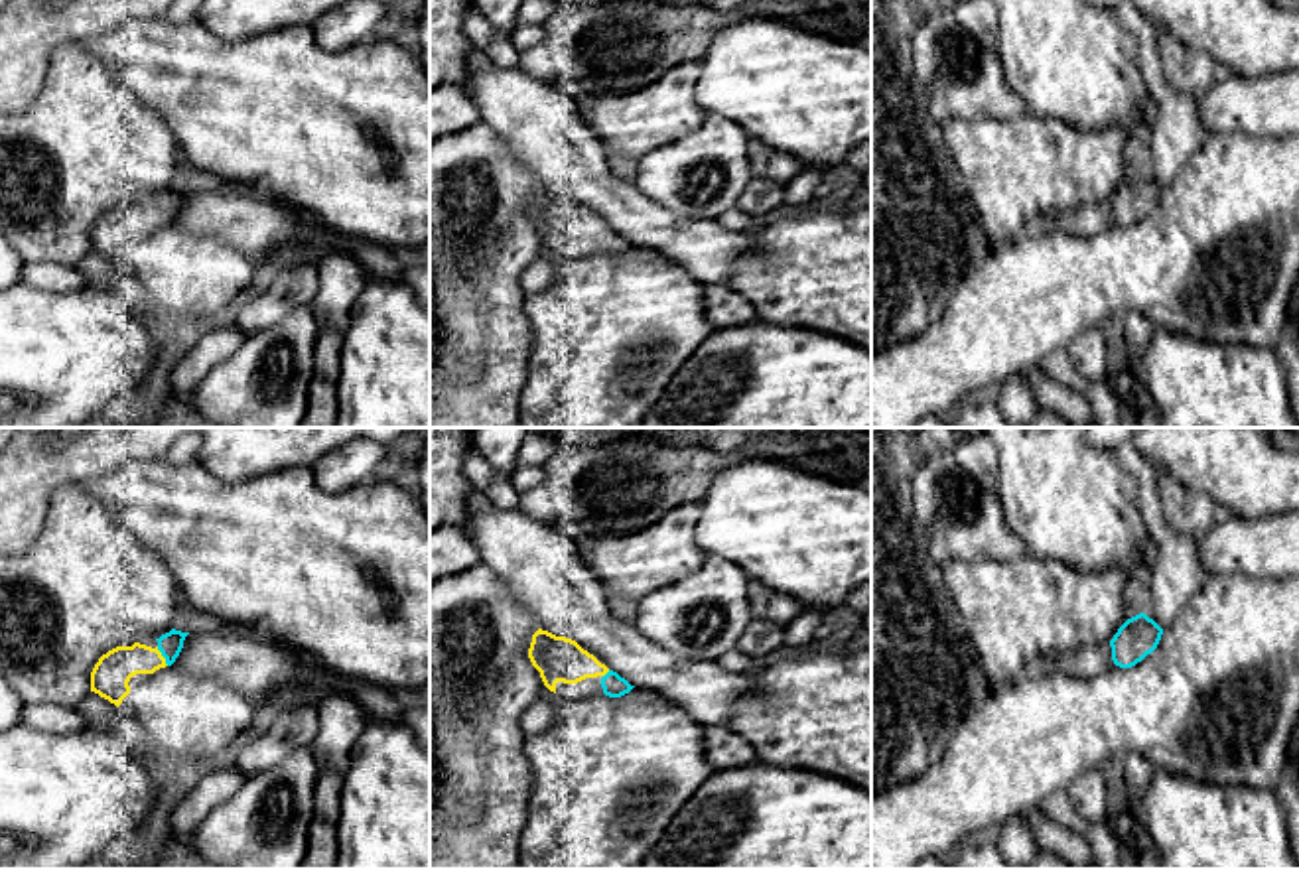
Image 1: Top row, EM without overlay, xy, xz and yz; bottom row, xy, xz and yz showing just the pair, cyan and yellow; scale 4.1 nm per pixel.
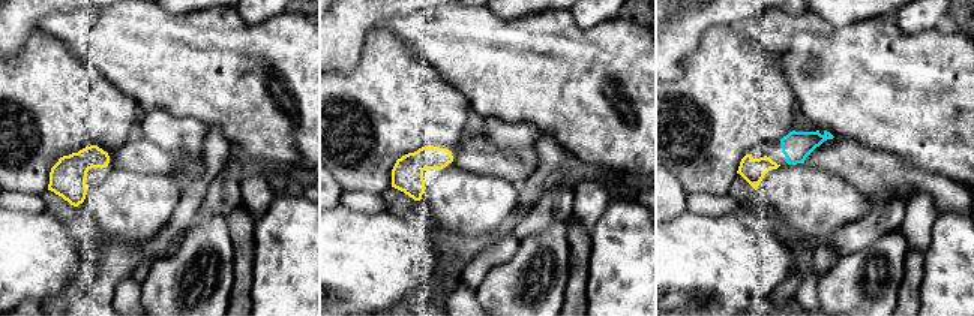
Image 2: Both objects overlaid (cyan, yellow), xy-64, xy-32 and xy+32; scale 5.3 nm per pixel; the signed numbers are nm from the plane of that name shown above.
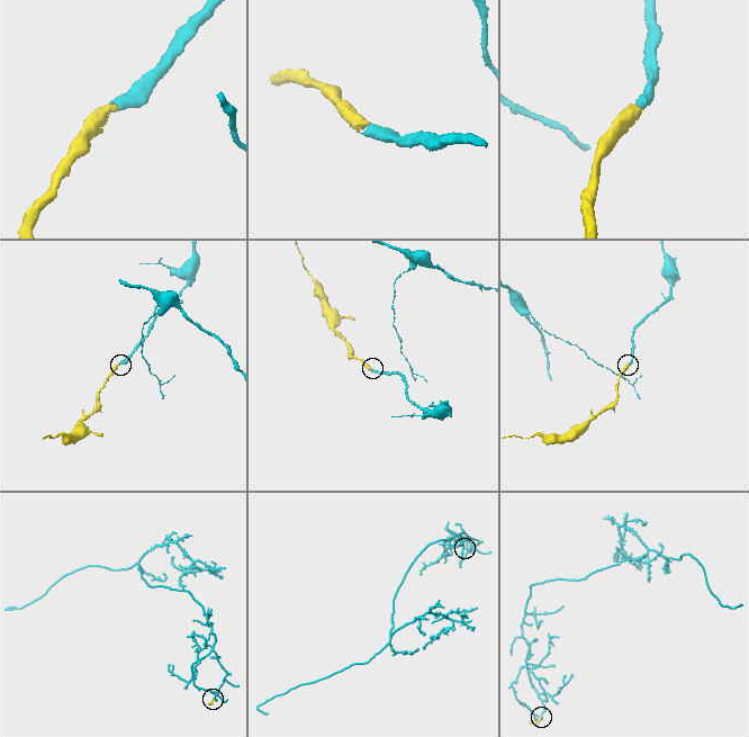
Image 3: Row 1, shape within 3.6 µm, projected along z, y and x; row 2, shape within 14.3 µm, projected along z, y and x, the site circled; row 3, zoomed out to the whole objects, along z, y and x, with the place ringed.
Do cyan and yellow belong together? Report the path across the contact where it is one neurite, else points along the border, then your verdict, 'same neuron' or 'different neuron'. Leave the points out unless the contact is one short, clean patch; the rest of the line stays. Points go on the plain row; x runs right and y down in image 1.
way xy (170, 203), (162, 213), (125, 219), (111, 233); same neuron

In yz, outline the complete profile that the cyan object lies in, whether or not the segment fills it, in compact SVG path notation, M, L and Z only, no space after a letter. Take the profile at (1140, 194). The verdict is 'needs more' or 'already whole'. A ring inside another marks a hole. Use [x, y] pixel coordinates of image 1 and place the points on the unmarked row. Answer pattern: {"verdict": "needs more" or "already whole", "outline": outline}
{"verdict": "already whole", "outline": "M1145 171L1128 177L1110 199L1114 223L1135 225L1157 207L1161 193L1163 187Z"}

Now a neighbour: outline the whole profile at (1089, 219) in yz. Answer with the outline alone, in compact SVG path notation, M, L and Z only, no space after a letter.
M1110 201L1086 203L1060 211L1057 229L1074 236L1090 238L1114 227Z

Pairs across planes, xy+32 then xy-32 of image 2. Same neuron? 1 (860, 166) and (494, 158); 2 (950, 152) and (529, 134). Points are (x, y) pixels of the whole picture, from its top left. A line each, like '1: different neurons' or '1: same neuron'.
1: same neuron
2: different neurons

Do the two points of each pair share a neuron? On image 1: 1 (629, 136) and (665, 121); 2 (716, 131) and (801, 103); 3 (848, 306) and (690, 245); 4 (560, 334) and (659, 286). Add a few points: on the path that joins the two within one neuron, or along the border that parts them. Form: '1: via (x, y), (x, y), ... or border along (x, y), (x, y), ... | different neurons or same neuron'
1: via (637, 129), (645, 121), (657, 121) | same neuron
2: border along (708, 113), (734, 121), (750, 136) | different neurons
3: border along (757, 235), (724, 282) | different neurons
4: via (584, 334), (610, 334), (635, 310) | same neuron

